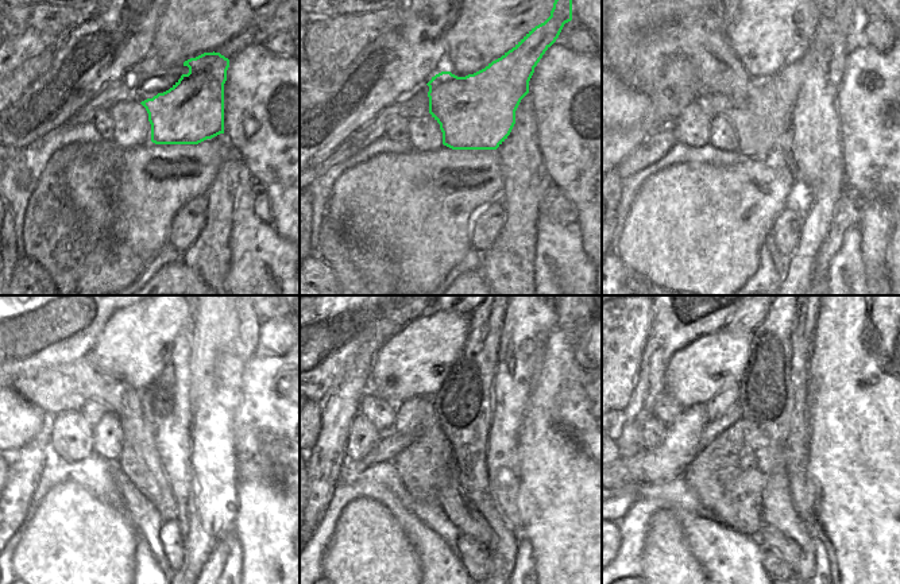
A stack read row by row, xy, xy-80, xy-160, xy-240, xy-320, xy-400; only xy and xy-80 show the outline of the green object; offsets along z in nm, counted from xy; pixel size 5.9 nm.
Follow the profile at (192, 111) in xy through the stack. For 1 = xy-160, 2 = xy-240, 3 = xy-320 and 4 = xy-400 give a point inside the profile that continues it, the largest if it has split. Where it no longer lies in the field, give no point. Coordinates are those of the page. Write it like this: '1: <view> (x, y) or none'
1: xy-160 (758, 108)
2: xy-240 (118, 397)
3: xy-320 (382, 414)
4: xy-400 (665, 409)

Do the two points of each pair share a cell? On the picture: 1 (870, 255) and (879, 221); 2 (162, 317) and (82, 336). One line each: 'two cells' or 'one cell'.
1: one cell
2: two cells

